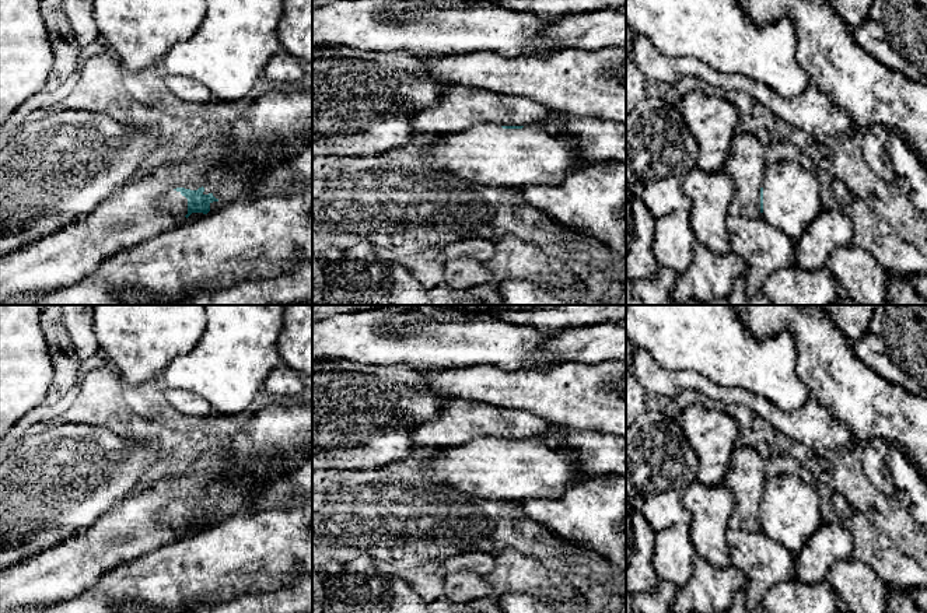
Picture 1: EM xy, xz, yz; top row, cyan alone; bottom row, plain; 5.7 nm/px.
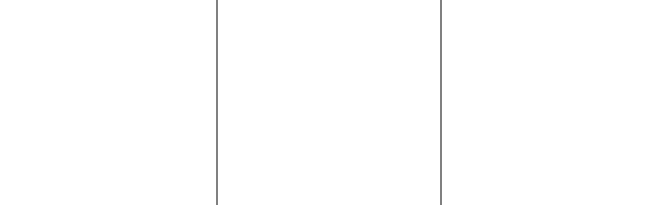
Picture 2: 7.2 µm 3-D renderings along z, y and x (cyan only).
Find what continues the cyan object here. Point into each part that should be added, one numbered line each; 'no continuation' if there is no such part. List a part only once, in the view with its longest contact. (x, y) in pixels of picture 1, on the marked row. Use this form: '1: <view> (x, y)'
1: yz (791, 195)

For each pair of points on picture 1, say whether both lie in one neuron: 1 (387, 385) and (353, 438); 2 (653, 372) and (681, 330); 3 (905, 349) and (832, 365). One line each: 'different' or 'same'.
1: same
2: different
3: different

